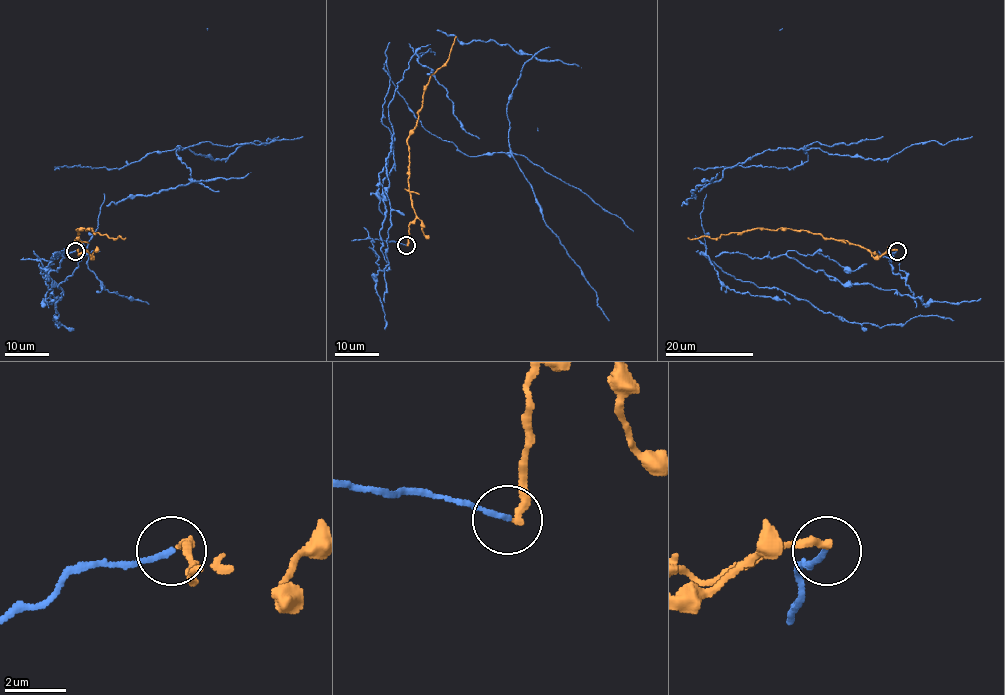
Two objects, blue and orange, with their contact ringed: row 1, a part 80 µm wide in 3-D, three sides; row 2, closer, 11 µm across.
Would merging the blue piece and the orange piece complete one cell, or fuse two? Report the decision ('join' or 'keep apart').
keep apart

